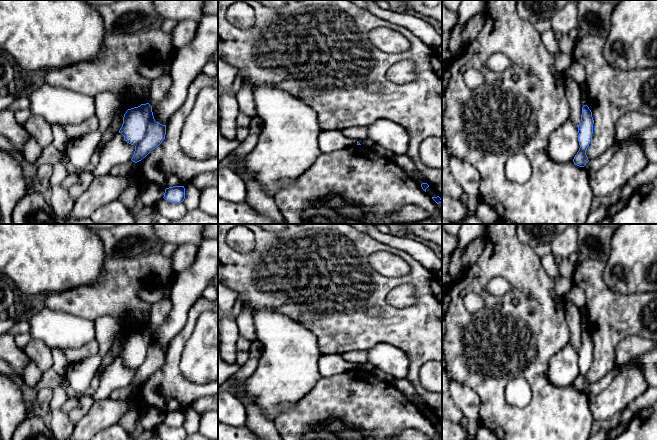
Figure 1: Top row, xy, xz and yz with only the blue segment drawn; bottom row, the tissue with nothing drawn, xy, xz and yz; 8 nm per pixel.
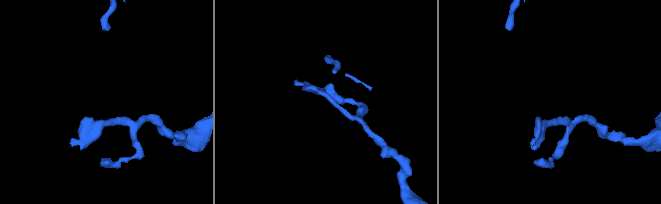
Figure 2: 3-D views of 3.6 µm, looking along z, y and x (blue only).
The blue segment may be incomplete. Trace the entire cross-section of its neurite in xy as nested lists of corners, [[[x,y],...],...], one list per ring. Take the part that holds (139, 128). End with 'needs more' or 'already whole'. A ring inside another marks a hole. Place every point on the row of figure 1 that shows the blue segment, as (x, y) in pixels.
[[[146,103],[126,111],[119,133],[127,143],[135,146],[131,160],[137,163],[162,143],[166,125],[155,121],[152,106]]]; already whole

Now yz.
[[[584,105],[582,107],[581,122],[578,125],[578,141],[580,148],[573,159],[574,164],[579,167],[584,167],[589,161],[586,150],[592,140],[593,124],[592,112],[587,105]]]; already whole

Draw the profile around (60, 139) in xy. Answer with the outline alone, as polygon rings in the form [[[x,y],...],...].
[[[51,124],[51,127],[53,133],[52,145],[58,150],[65,151],[67,144],[71,140],[68,138],[64,126],[61,124]]]

